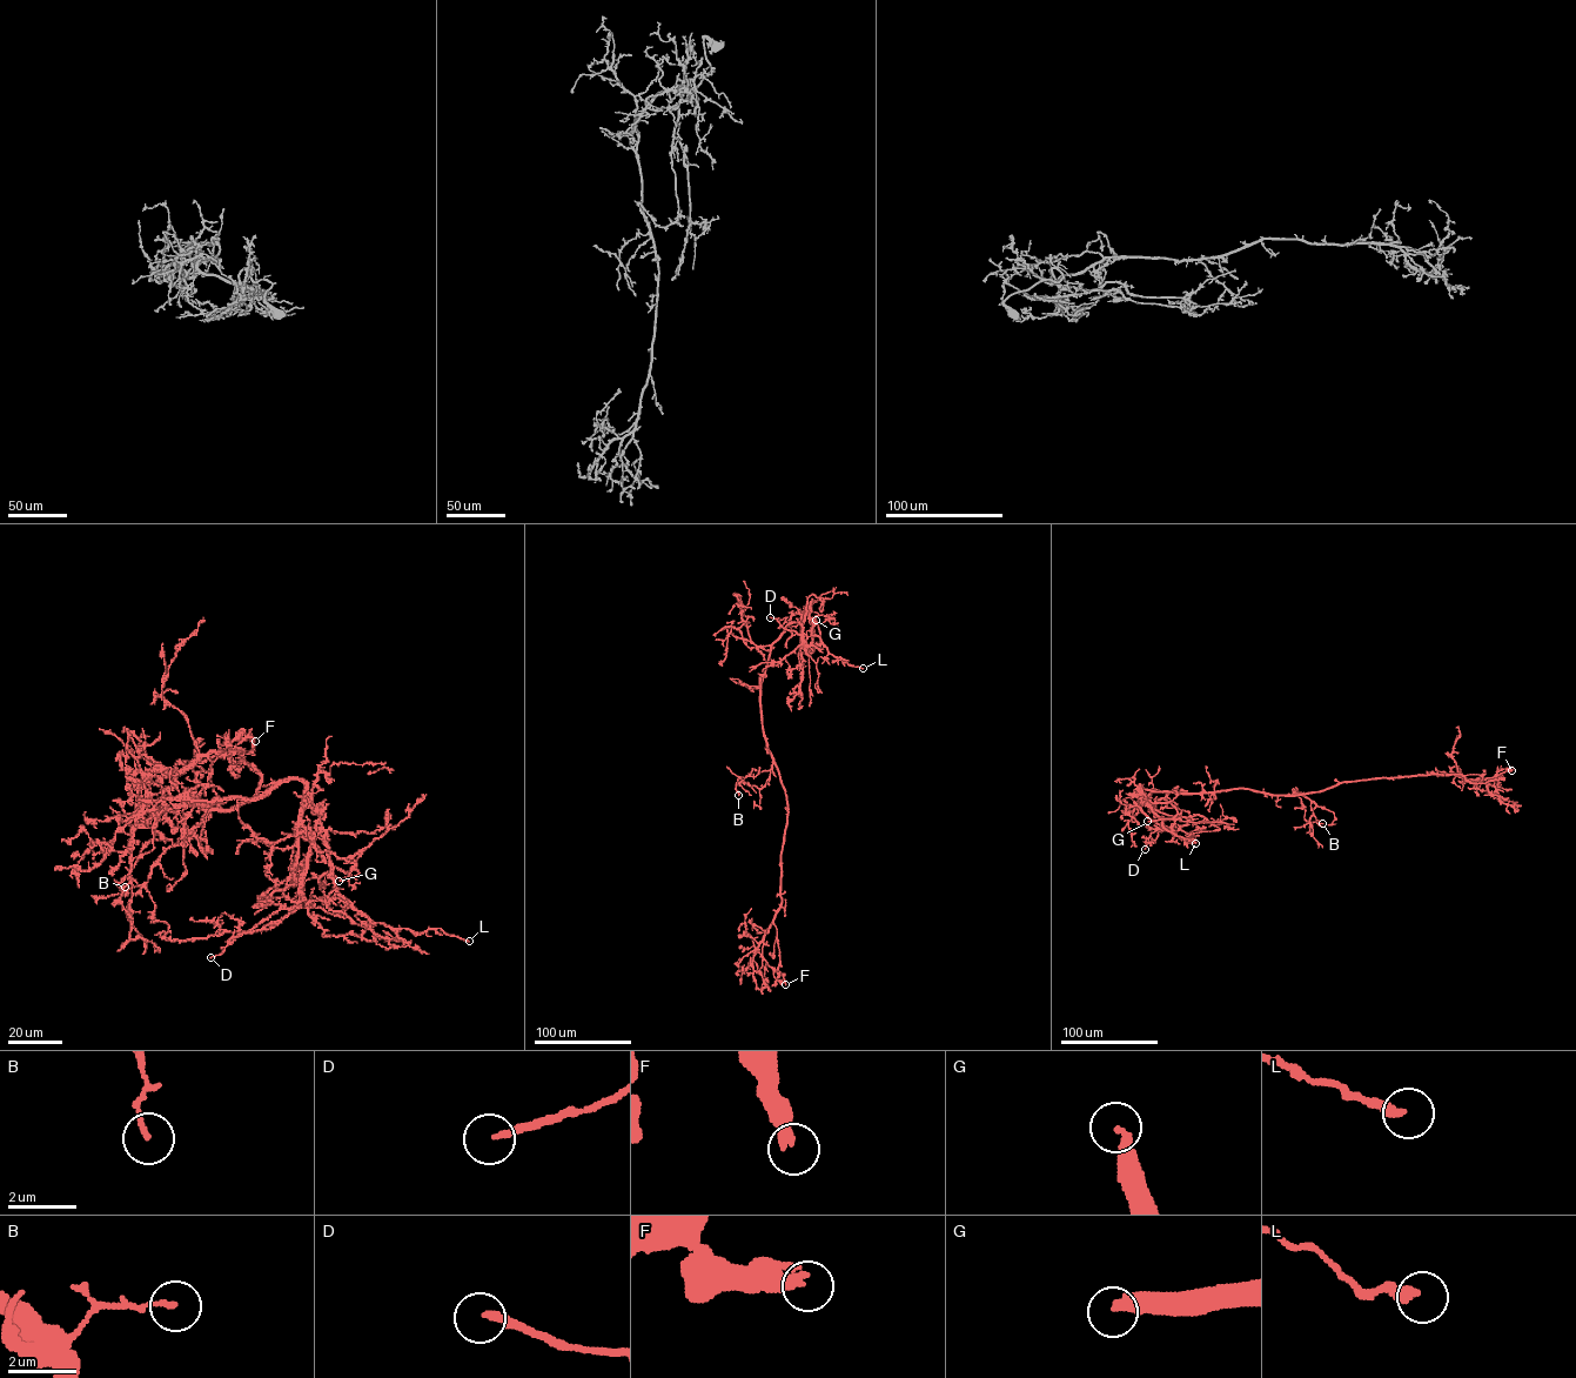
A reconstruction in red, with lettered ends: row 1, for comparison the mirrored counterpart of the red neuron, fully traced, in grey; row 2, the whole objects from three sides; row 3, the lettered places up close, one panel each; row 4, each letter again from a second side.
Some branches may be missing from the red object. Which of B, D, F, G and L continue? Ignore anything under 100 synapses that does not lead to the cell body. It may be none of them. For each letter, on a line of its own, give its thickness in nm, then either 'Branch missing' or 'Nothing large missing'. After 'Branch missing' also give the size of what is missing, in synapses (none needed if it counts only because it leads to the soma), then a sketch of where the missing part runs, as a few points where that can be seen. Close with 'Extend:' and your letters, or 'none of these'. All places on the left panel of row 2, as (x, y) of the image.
B: Thickness 130 nm. Nothing large missing
D: Thickness 200 nm. Nothing large missing
F: Thickness 380 nm. Nothing large missing
G: Thickness 280 nm. Branch missing. Course of what is missing: (339, 881), (332, 883), (332, 896), (329, 894)
L: Thickness 300 nm. Nothing large missing
Extend: G

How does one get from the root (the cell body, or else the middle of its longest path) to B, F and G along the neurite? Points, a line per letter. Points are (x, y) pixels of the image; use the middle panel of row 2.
B: (768, 743), (771, 768), (760, 771), (752, 769), (749, 776), (739, 777), (735, 786), (738, 795)
F: (768, 743), (785, 791), (788, 813), (780, 855), (782, 905), (764, 936), (763, 957), (780, 972), (785, 984)
G: (768, 743), (760, 682), (770, 647), (790, 616), (804, 613), (799, 642), (811, 649), (820, 639), (816, 620)

